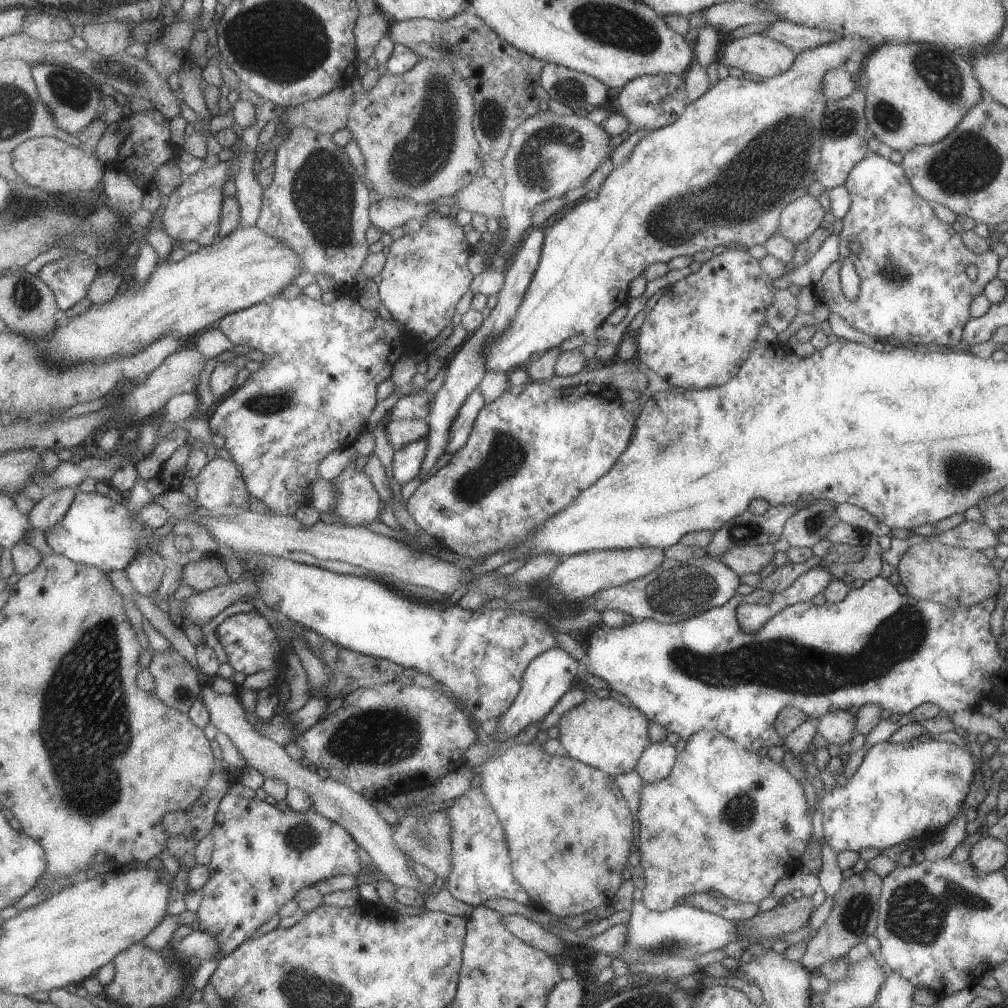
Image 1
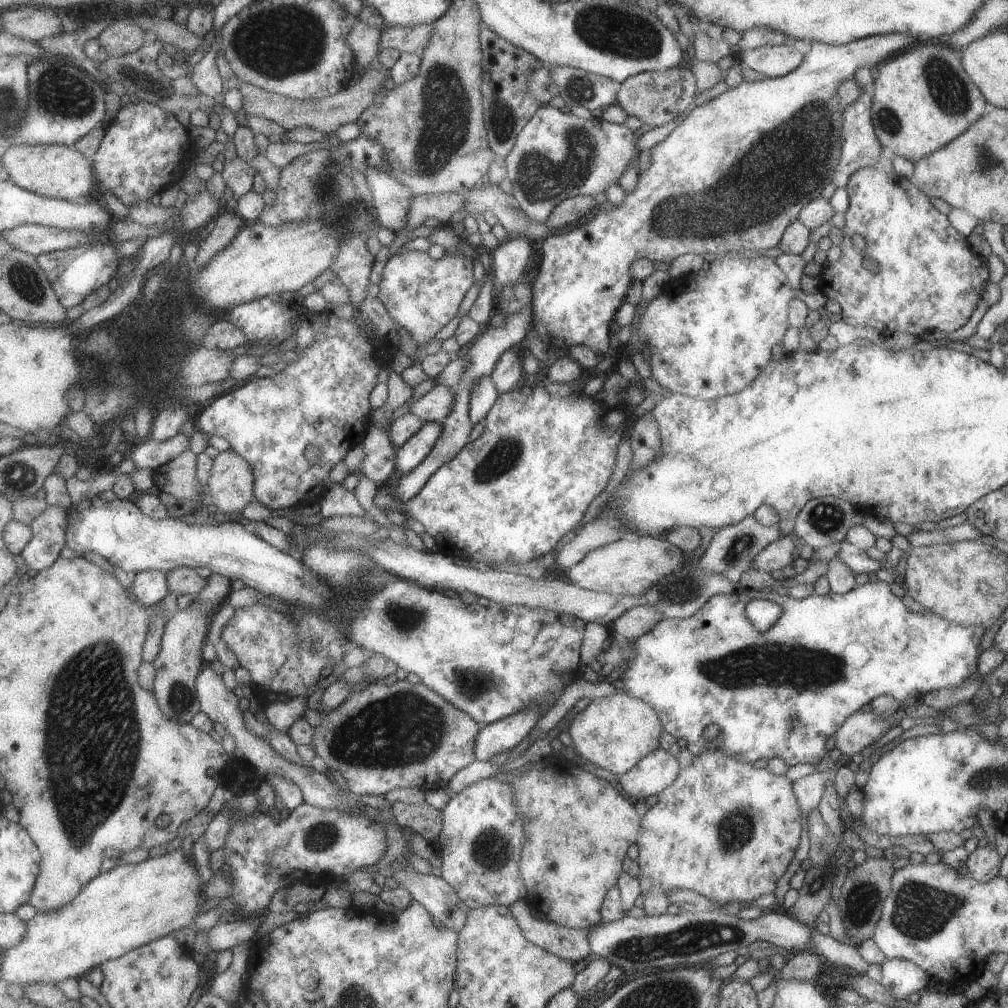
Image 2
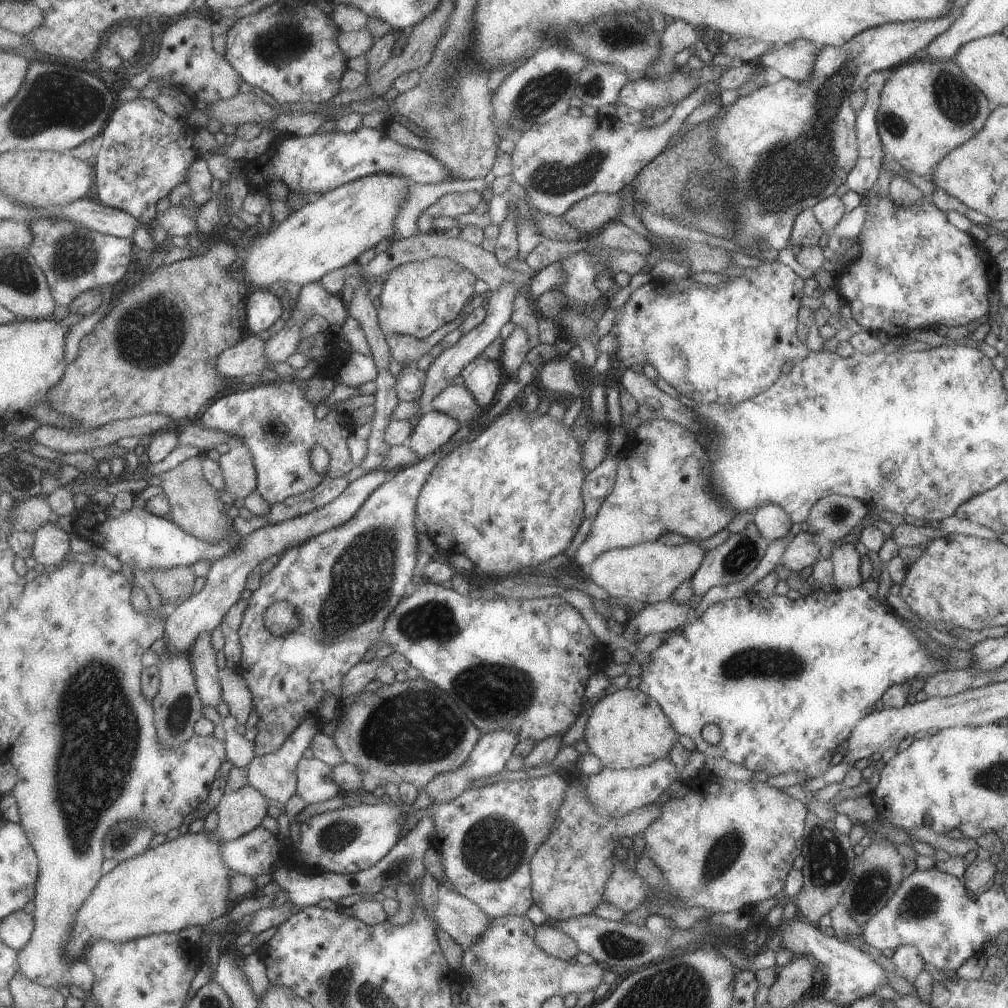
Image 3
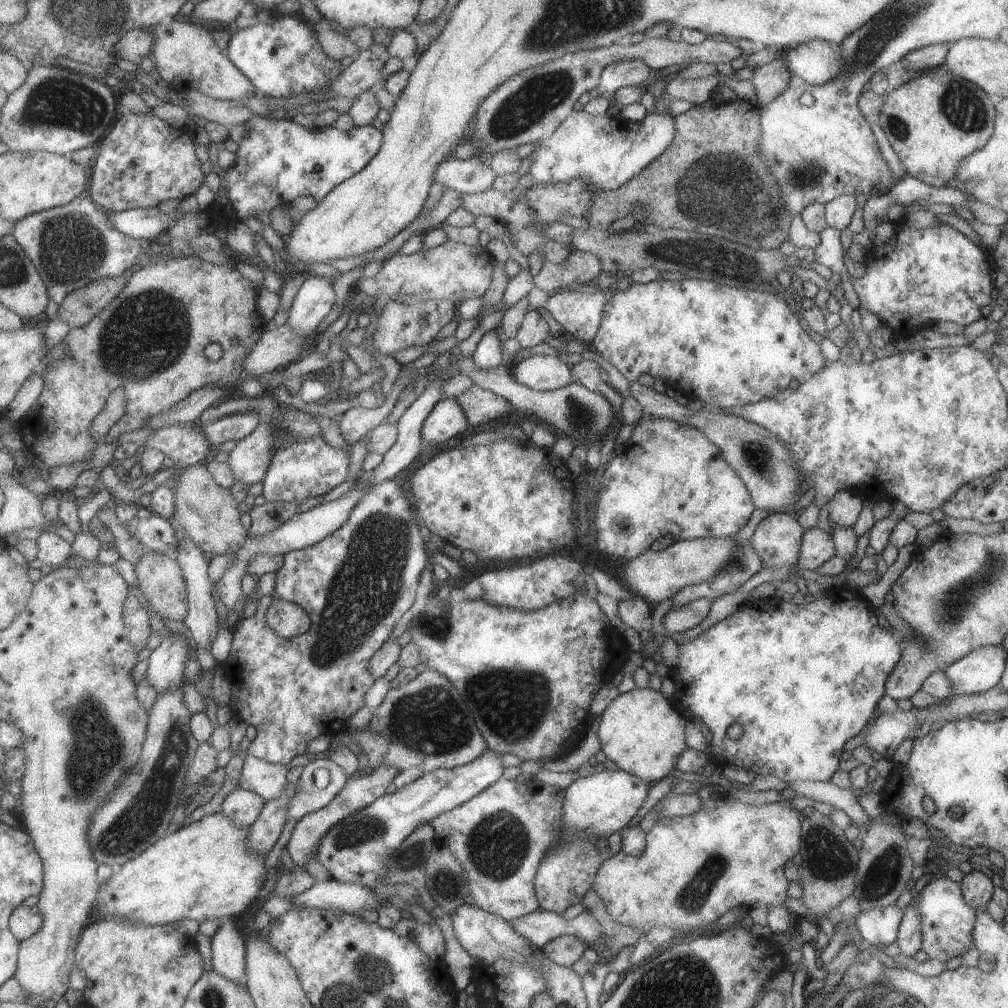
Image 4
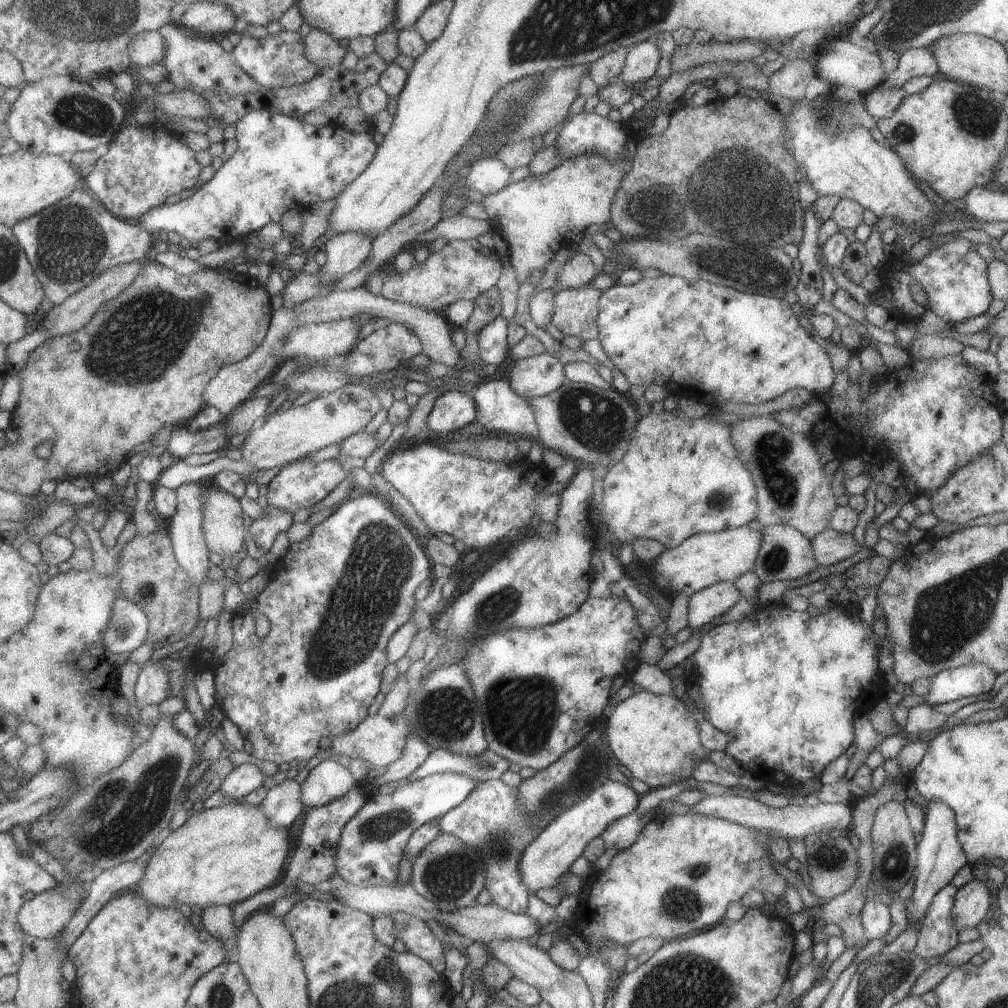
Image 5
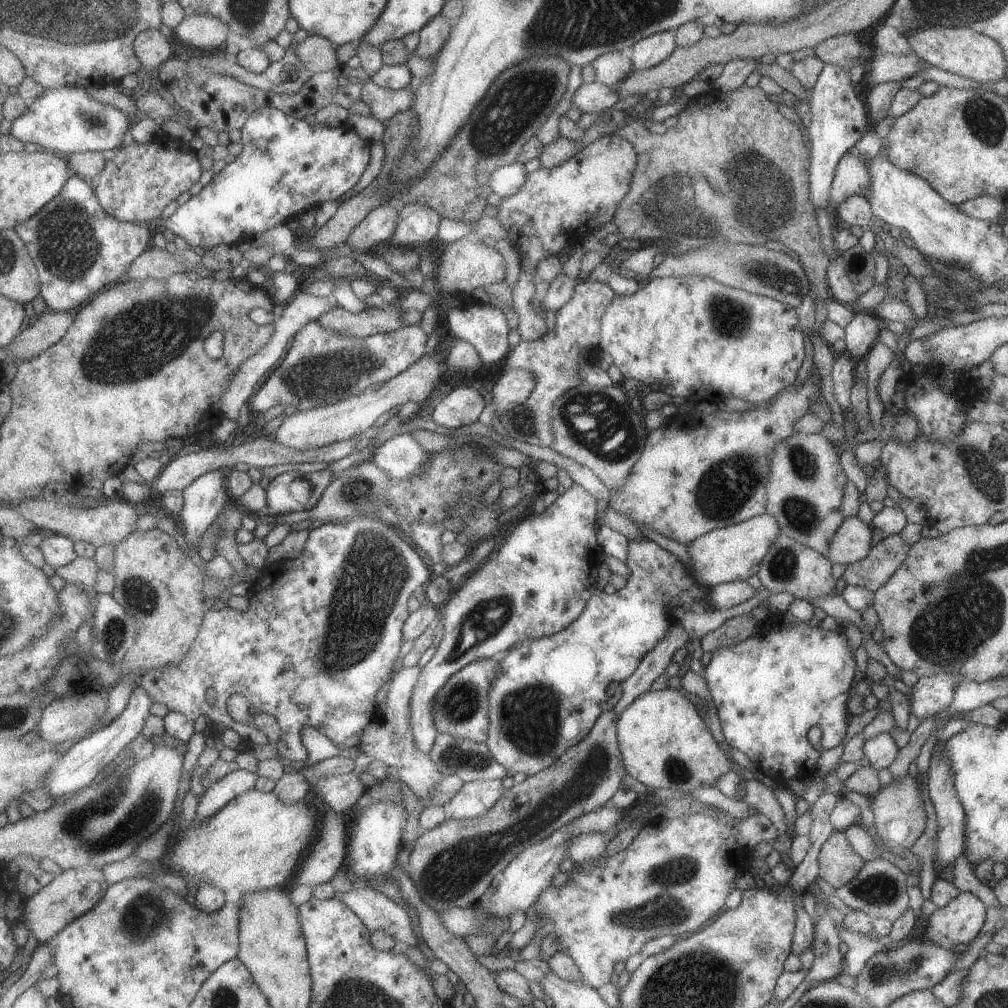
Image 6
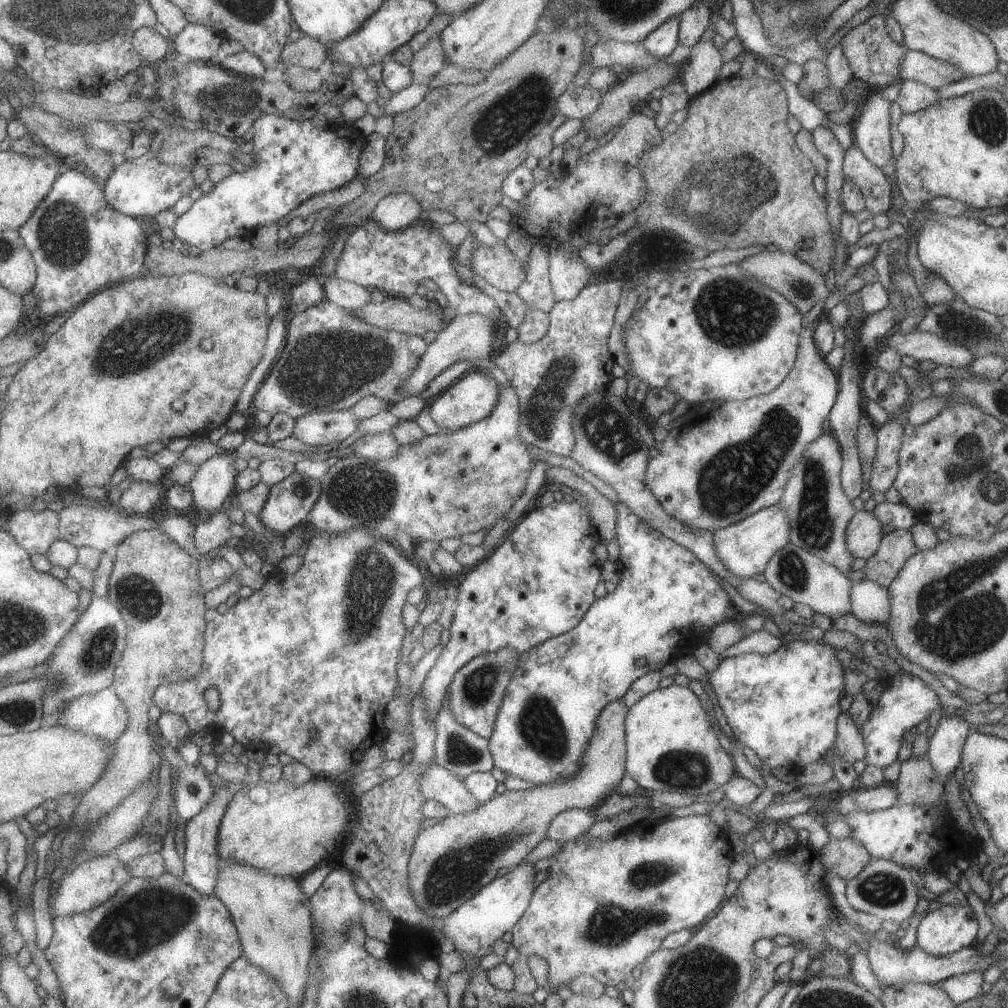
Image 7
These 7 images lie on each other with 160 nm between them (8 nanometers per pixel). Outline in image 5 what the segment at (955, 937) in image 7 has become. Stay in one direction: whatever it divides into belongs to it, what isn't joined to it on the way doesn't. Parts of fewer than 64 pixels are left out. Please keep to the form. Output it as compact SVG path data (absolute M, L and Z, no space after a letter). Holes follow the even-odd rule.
M975 878L967 881L954 893L951 916L956 932L962 928L975 928L981 921L985 920L987 910L989 910L989 892L986 884Z

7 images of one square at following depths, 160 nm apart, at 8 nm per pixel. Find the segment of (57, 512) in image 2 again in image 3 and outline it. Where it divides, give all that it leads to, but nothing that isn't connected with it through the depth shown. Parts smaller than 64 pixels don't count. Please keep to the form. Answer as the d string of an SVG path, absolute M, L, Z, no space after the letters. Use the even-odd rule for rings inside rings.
M54 521L45 524L35 533L33 557L37 563L41 563L48 570L62 565L72 551L70 533L56 526Z

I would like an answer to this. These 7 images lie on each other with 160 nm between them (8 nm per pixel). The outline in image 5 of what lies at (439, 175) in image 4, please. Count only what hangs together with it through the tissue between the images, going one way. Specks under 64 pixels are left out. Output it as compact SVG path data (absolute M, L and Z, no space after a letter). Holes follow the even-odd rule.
M495 157L479 158L469 168L468 188L483 195L495 194L511 183L511 171Z

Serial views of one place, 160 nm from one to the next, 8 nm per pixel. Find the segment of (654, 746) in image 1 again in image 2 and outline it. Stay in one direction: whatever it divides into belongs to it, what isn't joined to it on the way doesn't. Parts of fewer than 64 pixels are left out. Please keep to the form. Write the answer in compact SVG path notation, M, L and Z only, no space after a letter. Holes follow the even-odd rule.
M661 748L644 756L628 771L615 776L617 786L627 798L645 800L667 788L679 772L677 759Z

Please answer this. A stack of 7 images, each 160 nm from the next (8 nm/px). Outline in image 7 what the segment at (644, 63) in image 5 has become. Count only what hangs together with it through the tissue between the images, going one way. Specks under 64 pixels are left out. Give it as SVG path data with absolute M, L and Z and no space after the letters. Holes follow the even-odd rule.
M672 16L650 32L640 43L651 55L661 58L673 52L678 42L678 24L680 17Z

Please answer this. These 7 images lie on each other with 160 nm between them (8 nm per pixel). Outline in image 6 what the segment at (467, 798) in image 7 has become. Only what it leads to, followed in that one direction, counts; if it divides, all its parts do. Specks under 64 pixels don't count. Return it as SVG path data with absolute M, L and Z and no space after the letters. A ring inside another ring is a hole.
M404 667L401 671L394 673L394 678L389 683L388 701L386 709L382 713L381 719L376 719L368 728L365 728L359 748L362 754L371 756L375 761L385 762L387 766L397 770L397 776L408 785L410 790L417 796L431 796L431 792L437 788L445 776L437 770L433 758L430 754L423 754L417 750L415 736L411 724L411 700L415 691L415 686L421 677L421 668Z

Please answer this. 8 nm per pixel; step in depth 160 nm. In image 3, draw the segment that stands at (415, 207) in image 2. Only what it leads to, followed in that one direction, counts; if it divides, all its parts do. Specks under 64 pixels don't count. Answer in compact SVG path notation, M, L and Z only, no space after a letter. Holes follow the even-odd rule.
M471 191L468 193L447 193L442 196L432 207L429 207L427 214L436 217L455 217L461 214L469 214L481 207L482 196L480 192Z

